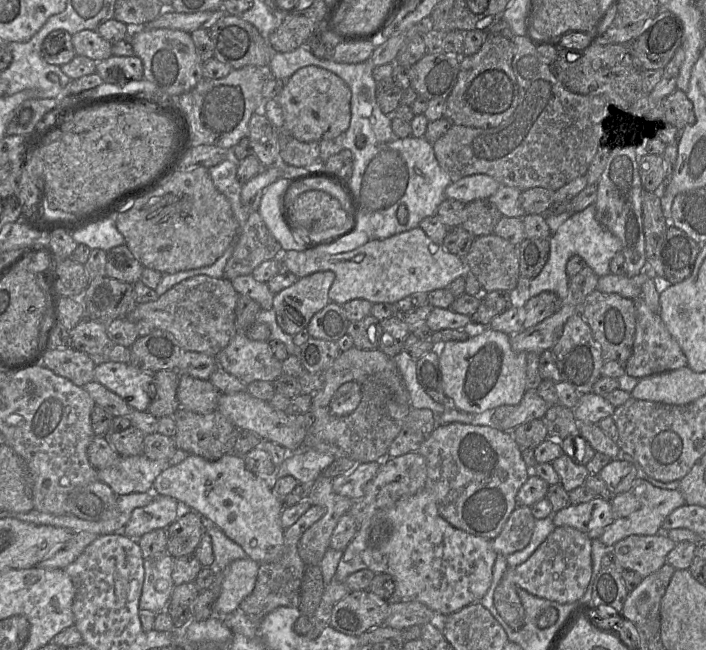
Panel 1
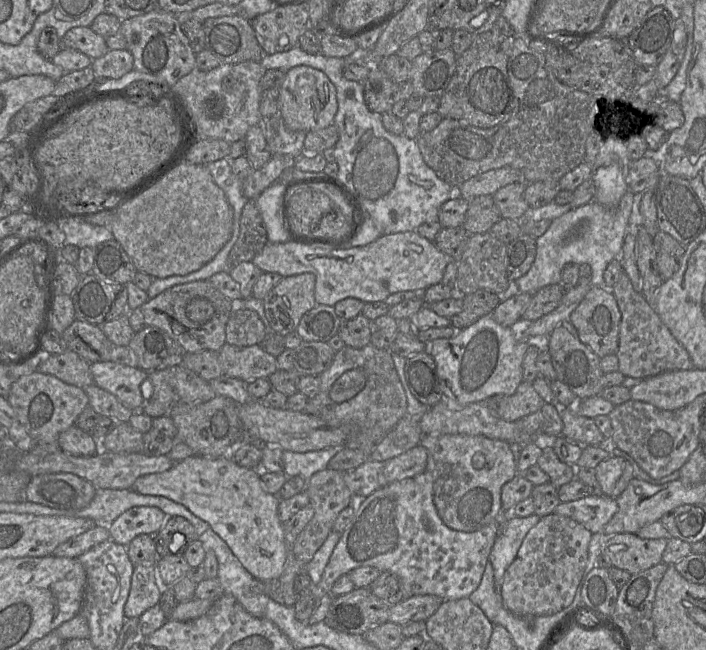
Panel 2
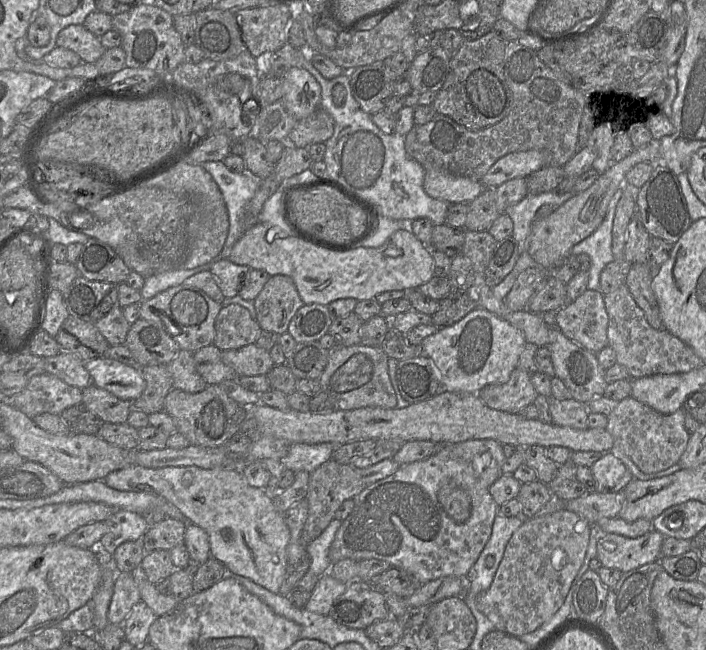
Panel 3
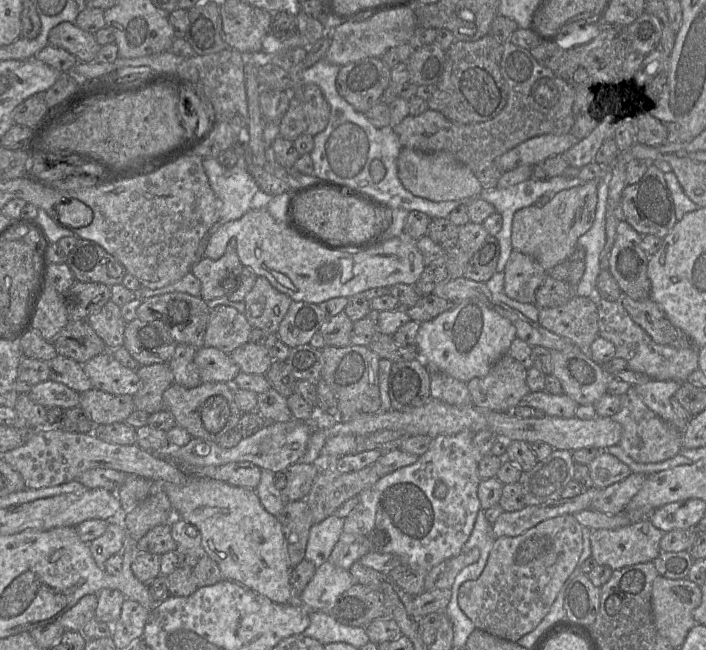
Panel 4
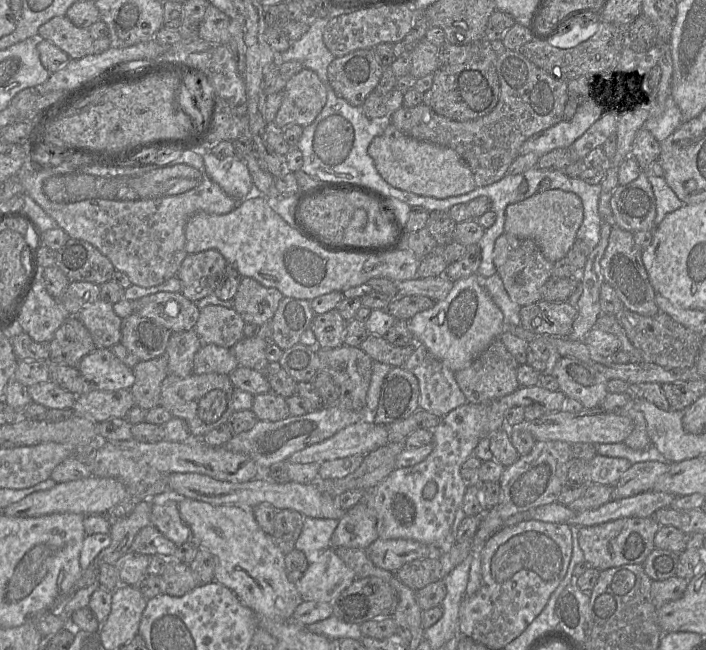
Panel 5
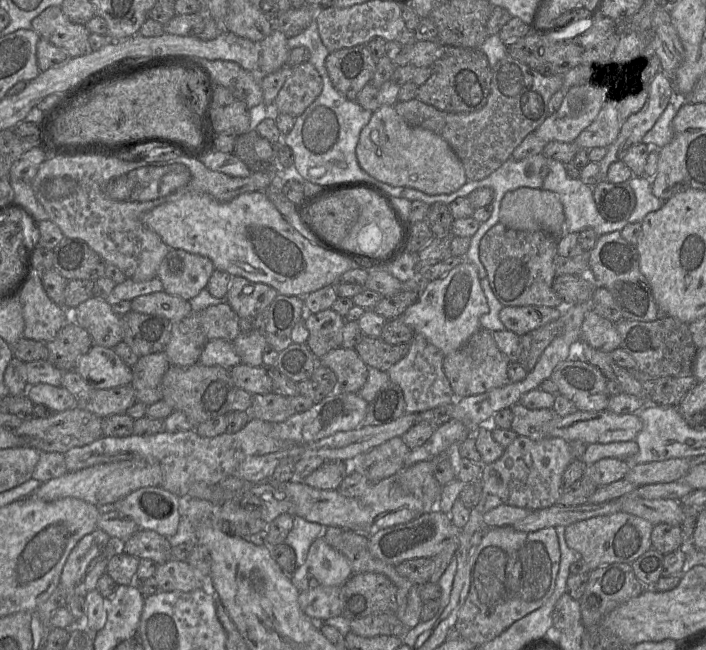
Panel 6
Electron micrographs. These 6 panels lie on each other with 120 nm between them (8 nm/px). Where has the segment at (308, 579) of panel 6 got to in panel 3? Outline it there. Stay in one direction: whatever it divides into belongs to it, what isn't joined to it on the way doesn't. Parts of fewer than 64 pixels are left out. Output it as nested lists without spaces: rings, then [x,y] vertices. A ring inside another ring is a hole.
[[[328,573],[320,576],[304,609],[319,615],[329,615],[332,605],[346,592],[348,585]]]

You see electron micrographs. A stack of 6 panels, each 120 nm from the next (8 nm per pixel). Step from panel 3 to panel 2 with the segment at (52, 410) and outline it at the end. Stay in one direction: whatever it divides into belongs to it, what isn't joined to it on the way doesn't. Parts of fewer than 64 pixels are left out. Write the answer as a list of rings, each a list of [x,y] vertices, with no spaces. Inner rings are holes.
[[[39,371],[16,380],[6,398],[19,422],[34,441],[34,447],[30,453],[38,456],[62,452],[58,442],[60,434],[75,425],[80,413],[89,406],[88,397],[83,388]]]

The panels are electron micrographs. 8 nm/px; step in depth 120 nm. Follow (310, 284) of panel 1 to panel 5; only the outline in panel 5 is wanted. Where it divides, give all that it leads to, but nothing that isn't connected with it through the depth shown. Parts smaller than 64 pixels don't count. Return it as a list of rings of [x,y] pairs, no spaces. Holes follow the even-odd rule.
[[[242,277],[232,299],[233,309],[245,323],[259,326],[271,321],[283,297],[275,288],[268,288],[252,278]]]

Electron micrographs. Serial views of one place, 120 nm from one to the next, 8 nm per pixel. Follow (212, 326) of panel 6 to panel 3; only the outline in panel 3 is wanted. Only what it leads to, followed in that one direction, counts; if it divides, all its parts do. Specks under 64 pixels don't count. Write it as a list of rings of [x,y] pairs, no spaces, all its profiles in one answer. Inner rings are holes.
[[[239,305],[222,306],[215,322],[213,345],[220,351],[255,345],[261,331],[257,317],[252,318],[244,307]]]

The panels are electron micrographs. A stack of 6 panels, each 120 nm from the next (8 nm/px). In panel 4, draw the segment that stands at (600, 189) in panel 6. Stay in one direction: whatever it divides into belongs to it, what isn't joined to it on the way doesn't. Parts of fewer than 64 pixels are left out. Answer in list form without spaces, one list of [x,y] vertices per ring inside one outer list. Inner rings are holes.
[[[649,164],[643,177],[622,191],[620,203],[622,220],[630,224],[640,235],[653,235],[663,239],[678,222],[672,195],[666,184],[664,173],[655,165]]]

